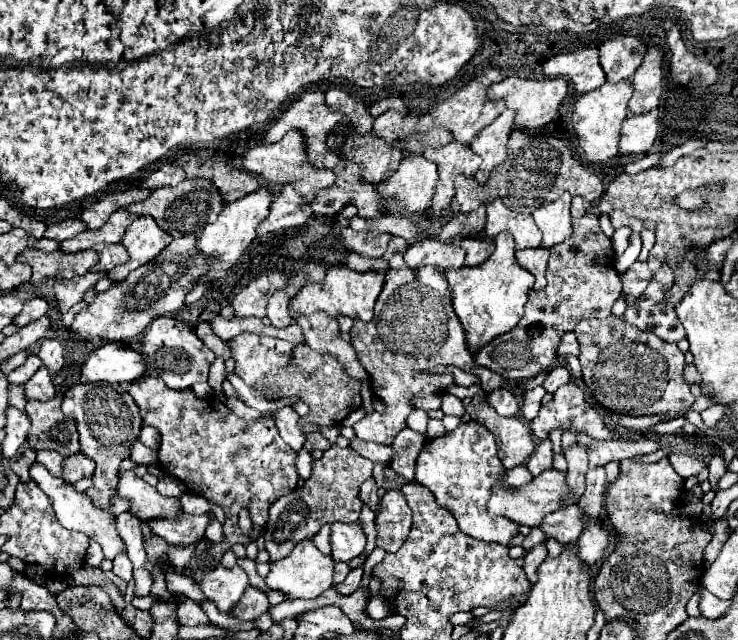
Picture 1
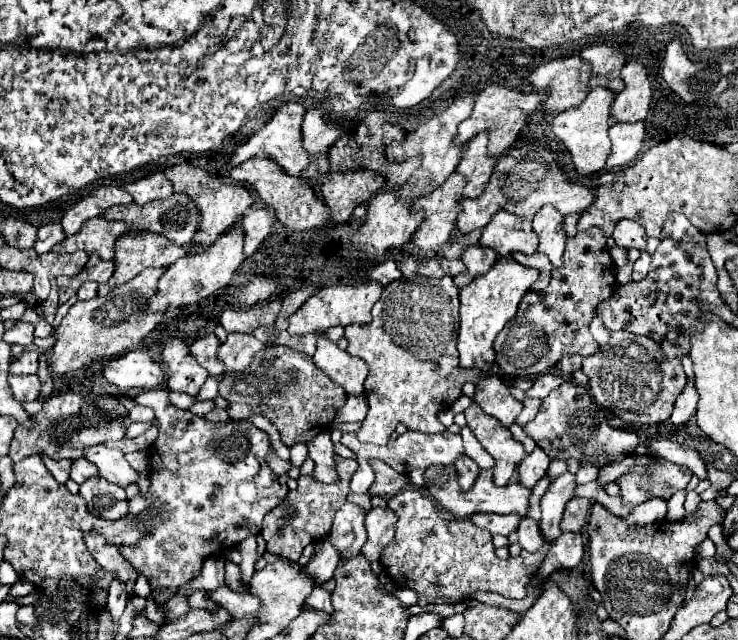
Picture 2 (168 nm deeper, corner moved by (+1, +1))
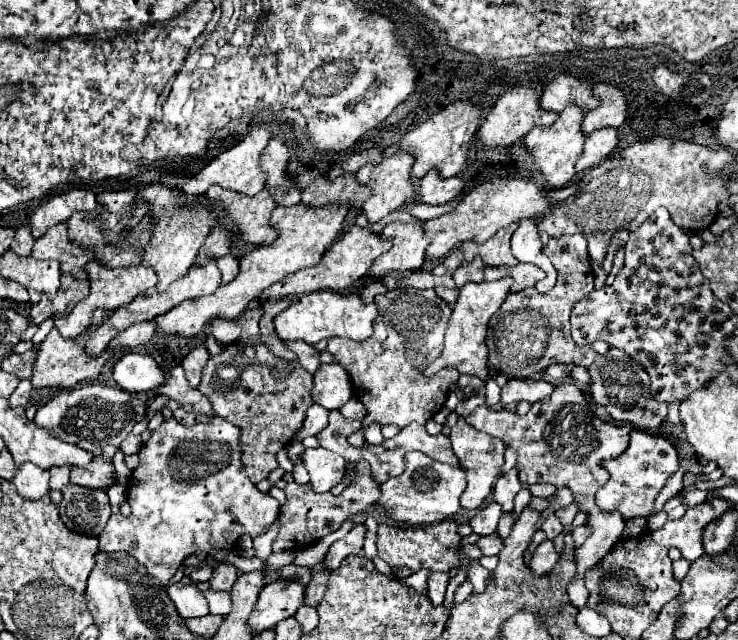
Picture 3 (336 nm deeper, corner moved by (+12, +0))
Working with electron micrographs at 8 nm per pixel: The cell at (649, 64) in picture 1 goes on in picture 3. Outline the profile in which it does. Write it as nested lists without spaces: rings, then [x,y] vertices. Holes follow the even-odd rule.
[[[598,83],[592,87],[594,97],[600,99],[600,105],[586,113],[582,119],[582,133],[590,135],[602,127],[620,127],[626,119],[626,99],[620,89],[608,83]]]

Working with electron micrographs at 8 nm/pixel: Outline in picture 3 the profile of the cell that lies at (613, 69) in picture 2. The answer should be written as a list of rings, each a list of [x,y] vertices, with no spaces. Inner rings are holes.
[[[562,73],[544,89],[538,105],[540,109],[554,113],[560,113],[566,105],[578,105],[584,111],[592,111],[592,107],[596,107],[596,97],[592,95],[592,85],[588,81]]]

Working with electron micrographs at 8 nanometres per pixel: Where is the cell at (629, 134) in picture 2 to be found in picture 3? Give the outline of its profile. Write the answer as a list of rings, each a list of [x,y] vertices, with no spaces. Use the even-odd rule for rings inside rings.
[[[608,127],[608,129],[600,129],[600,131],[594,131],[592,135],[586,137],[586,143],[584,143],[584,151],[582,155],[578,157],[576,161],[576,171],[586,171],[586,169],[592,169],[596,165],[600,165],[618,145],[618,131]]]

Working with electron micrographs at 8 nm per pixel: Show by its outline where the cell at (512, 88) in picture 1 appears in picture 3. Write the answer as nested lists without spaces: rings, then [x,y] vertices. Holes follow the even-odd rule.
[[[458,101],[458,103],[444,107],[442,111],[434,113],[430,119],[426,119],[416,129],[408,131],[400,139],[398,147],[400,147],[400,151],[406,151],[414,157],[410,175],[414,179],[420,179],[430,169],[436,169],[442,179],[454,177],[466,165],[466,153],[474,139],[474,133],[478,131],[478,125],[480,125],[480,107],[472,105],[470,101]]]

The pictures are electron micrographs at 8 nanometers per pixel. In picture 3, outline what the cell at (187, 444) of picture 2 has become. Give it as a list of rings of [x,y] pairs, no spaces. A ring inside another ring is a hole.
[[[214,417],[210,423],[198,423],[192,427],[184,427],[174,419],[164,421],[158,429],[152,431],[148,443],[140,449],[140,463],[128,479],[126,501],[132,507],[132,515],[110,517],[104,535],[98,537],[100,549],[112,551],[114,547],[118,547],[130,553],[132,557],[136,557],[138,563],[148,569],[150,575],[160,579],[160,583],[168,585],[176,569],[182,565],[182,559],[190,551],[207,554],[210,549],[232,549],[242,535],[256,537],[264,533],[278,517],[280,505],[270,495],[260,493],[256,485],[248,479],[248,475],[244,475],[238,439],[238,427],[220,417]]]

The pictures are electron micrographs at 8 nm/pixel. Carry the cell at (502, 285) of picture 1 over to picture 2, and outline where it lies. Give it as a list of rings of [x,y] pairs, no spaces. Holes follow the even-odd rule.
[[[511,254],[499,256],[495,266],[483,274],[471,280],[465,288],[459,292],[461,300],[461,322],[459,322],[459,364],[463,368],[477,368],[477,370],[489,370],[495,364],[495,352],[493,352],[493,340],[503,330],[507,322],[511,322],[517,314],[517,306],[525,292],[531,288],[531,284],[537,280],[539,272],[535,268],[521,266],[513,260]]]

